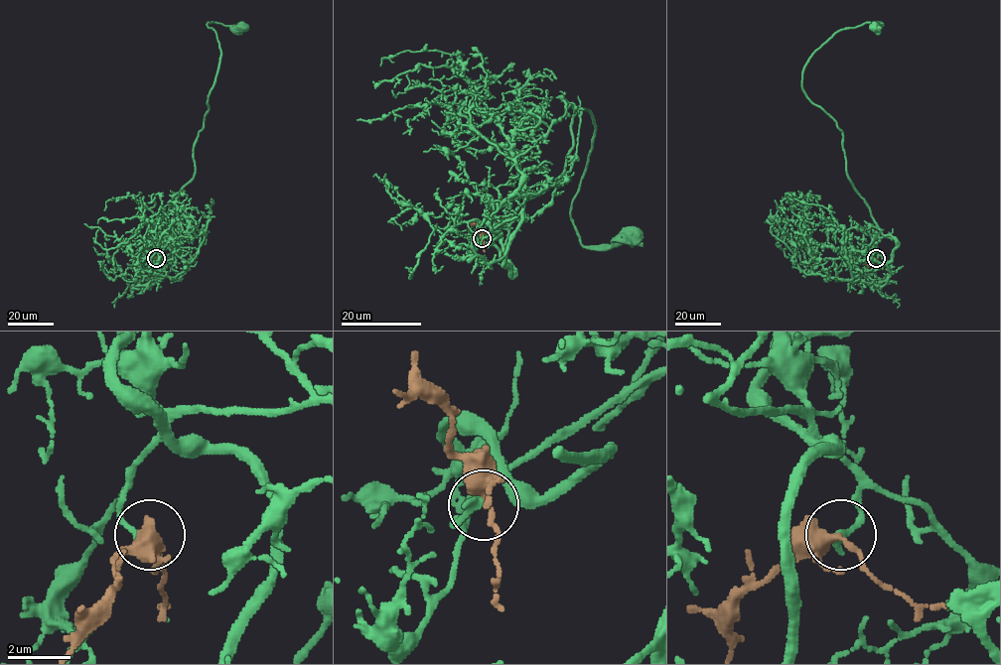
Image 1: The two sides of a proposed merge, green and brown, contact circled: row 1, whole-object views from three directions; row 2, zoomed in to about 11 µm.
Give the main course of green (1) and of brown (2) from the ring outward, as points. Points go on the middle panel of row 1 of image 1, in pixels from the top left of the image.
1: (482, 238), (510, 266), (500, 229), (564, 171), (581, 109), (595, 135), (572, 202), (579, 241), (631, 234)
2: (482, 238), (478, 227), (471, 223)

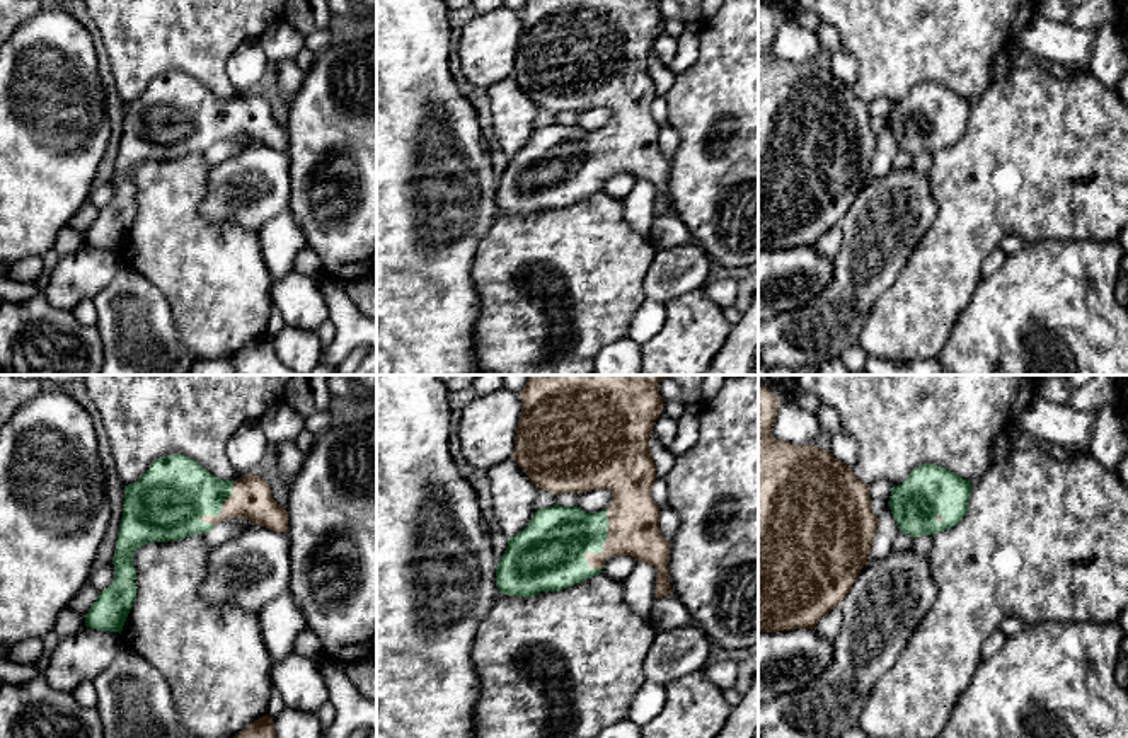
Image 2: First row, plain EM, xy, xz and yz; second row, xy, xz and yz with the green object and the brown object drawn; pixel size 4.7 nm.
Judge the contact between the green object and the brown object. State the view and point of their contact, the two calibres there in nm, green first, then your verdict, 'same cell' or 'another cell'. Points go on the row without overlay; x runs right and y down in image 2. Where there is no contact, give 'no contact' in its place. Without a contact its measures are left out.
xz (602, 164) | 320/240 nm | same cell

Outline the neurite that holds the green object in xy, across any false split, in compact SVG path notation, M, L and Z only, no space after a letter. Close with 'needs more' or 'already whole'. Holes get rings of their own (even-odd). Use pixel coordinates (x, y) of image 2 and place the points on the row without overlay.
M181 72L155 77L136 101L124 104L123 136L112 177L114 198L99 210L94 223L83 234L85 244L121 252L136 215L133 172L138 165L196 152L204 153L216 141L228 136L245 136L252 143L266 145L273 150L288 150L288 131L285 124L274 119L271 106L262 95L244 92L237 99L222 99Z | needs more

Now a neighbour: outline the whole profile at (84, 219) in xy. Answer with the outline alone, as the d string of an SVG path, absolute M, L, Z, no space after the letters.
M90 199L70 222L70 225L80 232L85 234L90 225L94 223L95 216L99 213L99 206L95 199Z

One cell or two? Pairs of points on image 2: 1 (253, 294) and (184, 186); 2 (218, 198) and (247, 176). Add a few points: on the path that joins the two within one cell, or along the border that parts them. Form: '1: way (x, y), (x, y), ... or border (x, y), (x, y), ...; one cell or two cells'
1: way (225, 266), (184, 225), (184, 213); one cell
2: way (225, 198), (241, 183); one cell

